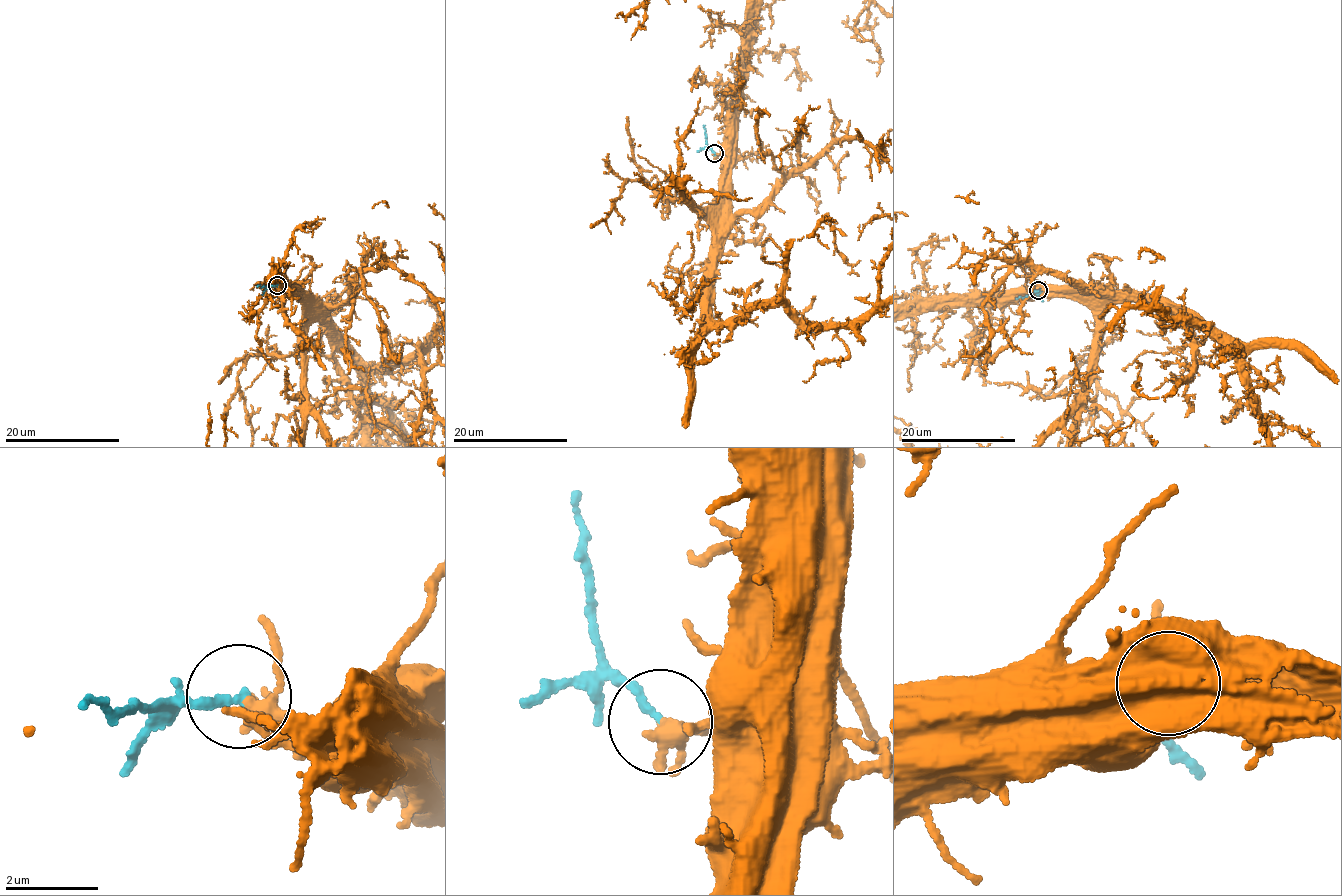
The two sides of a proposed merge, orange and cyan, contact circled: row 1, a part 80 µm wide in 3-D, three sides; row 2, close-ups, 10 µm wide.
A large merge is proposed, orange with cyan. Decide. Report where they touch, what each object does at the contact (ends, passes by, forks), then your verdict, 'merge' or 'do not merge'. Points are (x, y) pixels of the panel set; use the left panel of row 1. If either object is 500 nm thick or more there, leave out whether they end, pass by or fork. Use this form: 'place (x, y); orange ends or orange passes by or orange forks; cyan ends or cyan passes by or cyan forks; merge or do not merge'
place (277, 285); orange forks; cyan ends; merge

